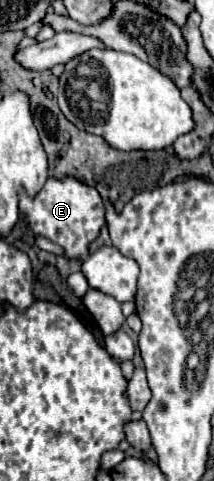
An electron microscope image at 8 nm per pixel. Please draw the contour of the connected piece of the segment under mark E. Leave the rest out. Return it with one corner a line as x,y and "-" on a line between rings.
71,176
47,178
45,186
35,196
29,196
21,188
19,212
21,212
21,218
29,222
31,230
37,236
45,236
51,242
59,244
67,260
79,260
79,262
89,258
89,246
105,226
105,208
99,192
89,184
79,182
77,178
71,178

